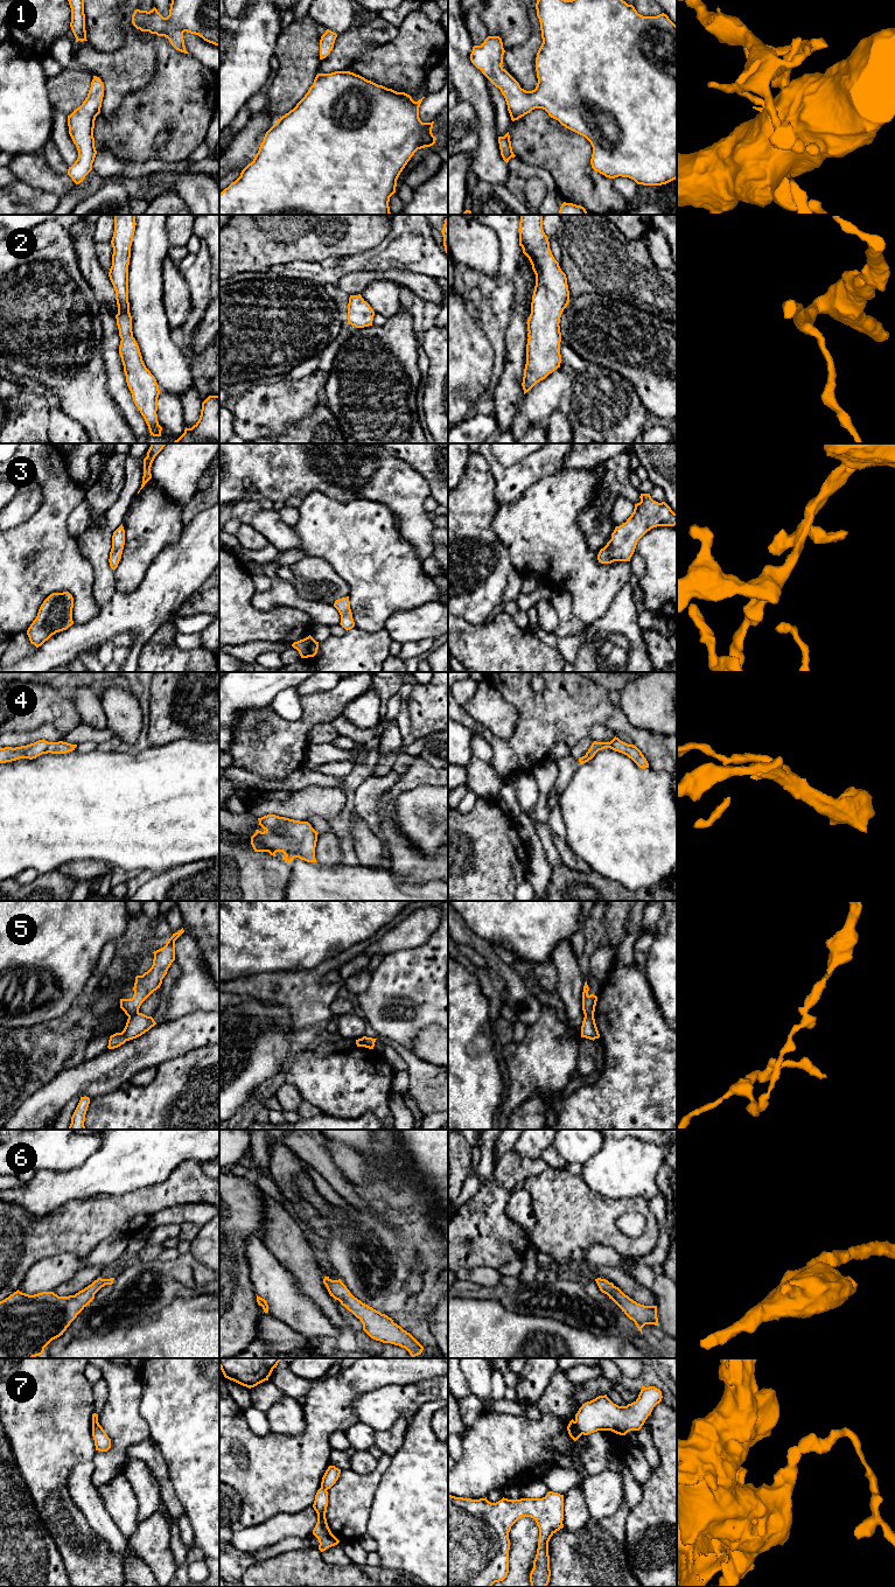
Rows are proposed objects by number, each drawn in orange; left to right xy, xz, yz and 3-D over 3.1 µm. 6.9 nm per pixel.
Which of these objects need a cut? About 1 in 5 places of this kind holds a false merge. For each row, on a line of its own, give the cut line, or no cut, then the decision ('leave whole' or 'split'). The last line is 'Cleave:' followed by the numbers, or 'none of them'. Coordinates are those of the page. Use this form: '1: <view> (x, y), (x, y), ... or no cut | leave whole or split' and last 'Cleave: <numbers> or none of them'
1: no cut | leave whole
2: no cut | leave whole
3: no cut | leave whole
4: no cut | leave whole
5: xy (138, 1012), (128, 1018) | split
6: no cut | leave whole
7: yz (574, 1421), (582, 1433) | split
Cleave: 5, 7

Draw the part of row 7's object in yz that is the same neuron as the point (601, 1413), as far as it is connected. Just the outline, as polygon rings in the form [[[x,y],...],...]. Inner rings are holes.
[[[642,1386],[638,1398],[627,1406],[614,1404],[607,1394],[582,1404],[575,1414],[575,1425],[583,1435],[597,1431],[611,1431],[625,1435],[639,1431],[653,1407],[662,1401],[662,1391]]]

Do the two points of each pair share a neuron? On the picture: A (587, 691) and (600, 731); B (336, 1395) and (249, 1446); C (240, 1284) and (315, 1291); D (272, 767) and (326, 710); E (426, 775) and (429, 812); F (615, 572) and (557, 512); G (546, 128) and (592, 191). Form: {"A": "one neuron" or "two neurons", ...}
{"A": "two neurons", "B": "one neuron", "C": "two neurons", "D": "one neuron", "E": "two neurons", "F": "one neuron", "G": "one neuron"}

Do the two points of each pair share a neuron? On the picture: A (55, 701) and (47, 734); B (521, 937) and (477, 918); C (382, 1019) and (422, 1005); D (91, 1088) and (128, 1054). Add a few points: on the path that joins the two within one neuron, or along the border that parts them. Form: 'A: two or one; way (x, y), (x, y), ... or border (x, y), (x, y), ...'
A: two; border (22, 731), (51, 725), (65, 733)
B: one; way (510, 927), (502, 918), (488, 918)
C: one; way (392, 1008), (396, 1005), (412, 1005)
D: one; way (99, 1079), (119, 1063)

